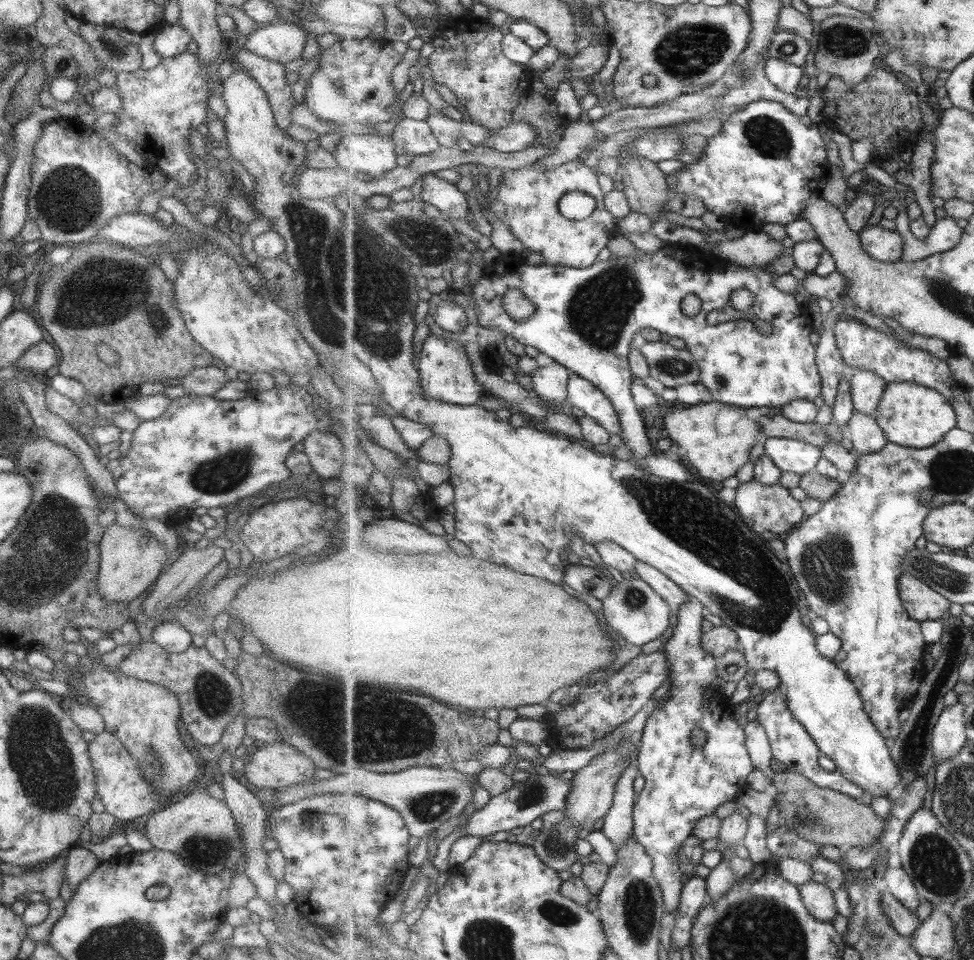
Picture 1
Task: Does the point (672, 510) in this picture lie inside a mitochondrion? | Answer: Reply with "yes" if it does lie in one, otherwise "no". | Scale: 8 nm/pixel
yes

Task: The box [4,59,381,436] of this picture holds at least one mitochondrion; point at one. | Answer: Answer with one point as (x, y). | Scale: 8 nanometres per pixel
(90, 300)

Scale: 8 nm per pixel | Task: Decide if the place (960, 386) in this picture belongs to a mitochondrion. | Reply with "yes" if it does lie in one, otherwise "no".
no

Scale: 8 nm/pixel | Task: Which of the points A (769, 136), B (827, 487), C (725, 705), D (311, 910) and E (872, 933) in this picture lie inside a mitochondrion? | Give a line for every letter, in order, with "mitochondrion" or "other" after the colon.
A: mitochondrion
B: other
C: other
D: other
E: mitochondrion

